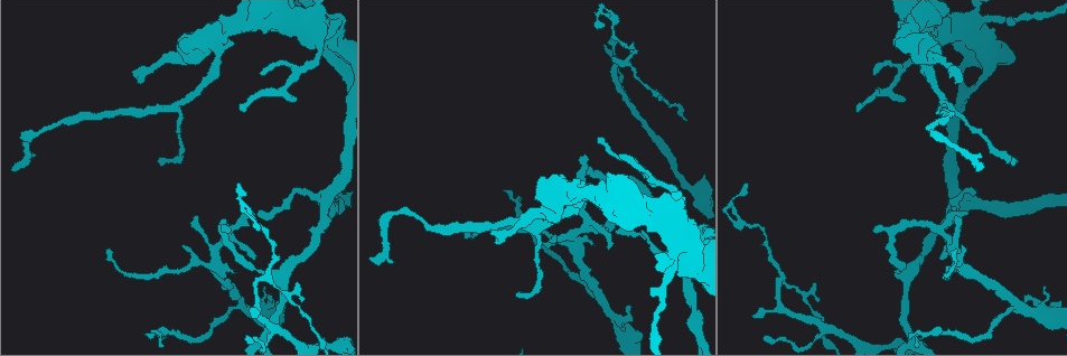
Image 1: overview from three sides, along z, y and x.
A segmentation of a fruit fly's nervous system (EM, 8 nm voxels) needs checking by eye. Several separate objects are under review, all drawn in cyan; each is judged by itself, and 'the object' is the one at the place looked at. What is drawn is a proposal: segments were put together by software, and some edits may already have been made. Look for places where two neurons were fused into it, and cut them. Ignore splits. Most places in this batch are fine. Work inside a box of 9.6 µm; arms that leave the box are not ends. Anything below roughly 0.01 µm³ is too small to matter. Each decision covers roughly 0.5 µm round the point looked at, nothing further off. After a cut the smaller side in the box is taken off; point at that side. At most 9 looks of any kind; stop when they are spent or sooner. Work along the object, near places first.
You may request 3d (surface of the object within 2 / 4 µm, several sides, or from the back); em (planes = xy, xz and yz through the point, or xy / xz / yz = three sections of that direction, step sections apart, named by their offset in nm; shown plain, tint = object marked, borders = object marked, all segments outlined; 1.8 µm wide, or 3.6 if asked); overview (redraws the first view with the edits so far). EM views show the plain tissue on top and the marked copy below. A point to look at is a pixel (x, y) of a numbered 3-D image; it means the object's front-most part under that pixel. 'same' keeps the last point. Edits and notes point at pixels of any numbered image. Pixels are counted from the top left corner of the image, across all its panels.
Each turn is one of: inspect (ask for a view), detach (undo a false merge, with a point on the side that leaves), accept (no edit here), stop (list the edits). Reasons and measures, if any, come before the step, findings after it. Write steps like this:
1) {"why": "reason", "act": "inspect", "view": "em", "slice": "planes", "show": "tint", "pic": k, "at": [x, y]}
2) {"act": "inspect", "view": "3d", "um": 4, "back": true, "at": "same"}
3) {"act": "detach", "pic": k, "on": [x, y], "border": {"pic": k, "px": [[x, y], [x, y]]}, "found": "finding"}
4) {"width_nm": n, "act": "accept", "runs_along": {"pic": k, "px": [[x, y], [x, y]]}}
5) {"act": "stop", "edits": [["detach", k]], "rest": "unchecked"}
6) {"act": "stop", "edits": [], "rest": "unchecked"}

{"why": "sharp bend", "act": "inspect", "view": "em", "um": 3.6, "slice": "xy", "step": 16, "show": "borders", "pic": 1, "at": [1017, 304]}

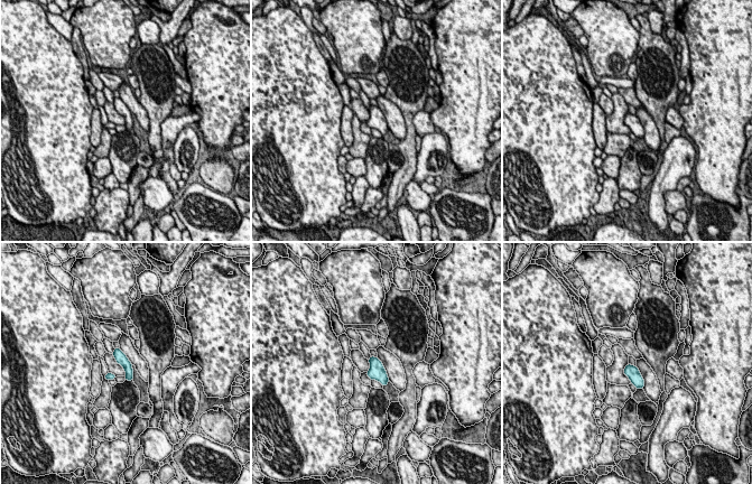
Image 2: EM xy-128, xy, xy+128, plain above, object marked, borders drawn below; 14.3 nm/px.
{"act": "accept", "runs_along": {"pic": 2, "px": [[117, 351], [128, 366], [130, 377]]}, "found": "one neuron here"}

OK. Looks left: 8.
{"act": "inspect", "view": "3d", "um": 2, "pic": 1, "at": [213, 265]}

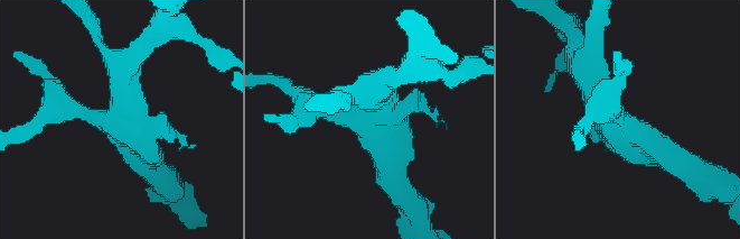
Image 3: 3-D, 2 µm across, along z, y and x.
{"act": "inspect", "view": "em", "slice": "xz", "step": 8, "show": "tint", "pic": 3, "at": [376, 110]}

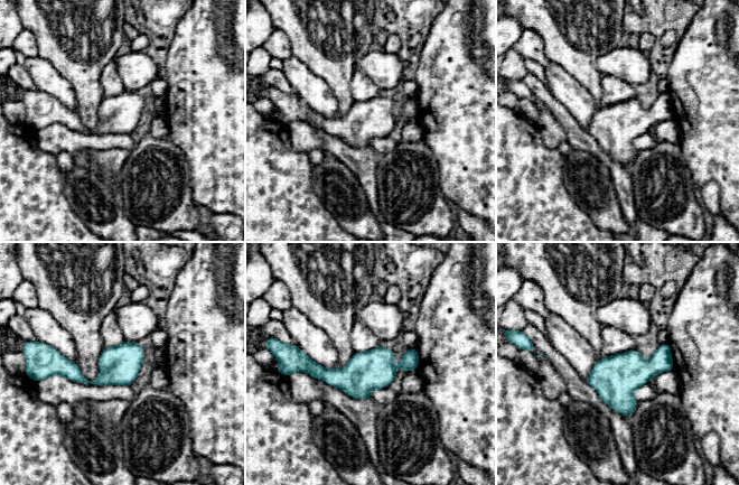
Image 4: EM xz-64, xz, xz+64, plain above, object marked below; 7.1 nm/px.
{"act": "inspect", "view": "em", "slice": "planes", "show": "tint", "at": "same"}

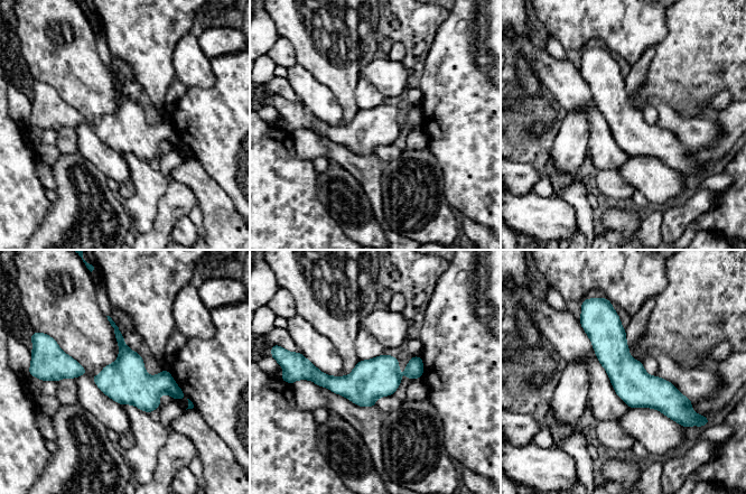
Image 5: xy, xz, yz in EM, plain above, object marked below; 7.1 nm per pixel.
{"width_nm": 260, "act": "accept", "runs_along": {"pic": 5, "px": [[609, 310], [612, 352], [678, 418]]}, "found": "continuous, no second neuron"}

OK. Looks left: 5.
{"act": "inspect", "view": "3d", "um": 4, "pic": 1, "at": [677, 246]}

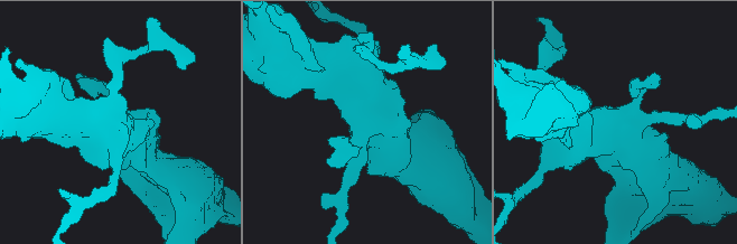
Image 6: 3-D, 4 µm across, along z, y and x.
{"why": "shape alone is not enough", "act": "inspect", "view": "em", "um": 3.6, "slice": "xy", "step": 4, "show": "tint", "pic": 6, "at": [366, 125]}

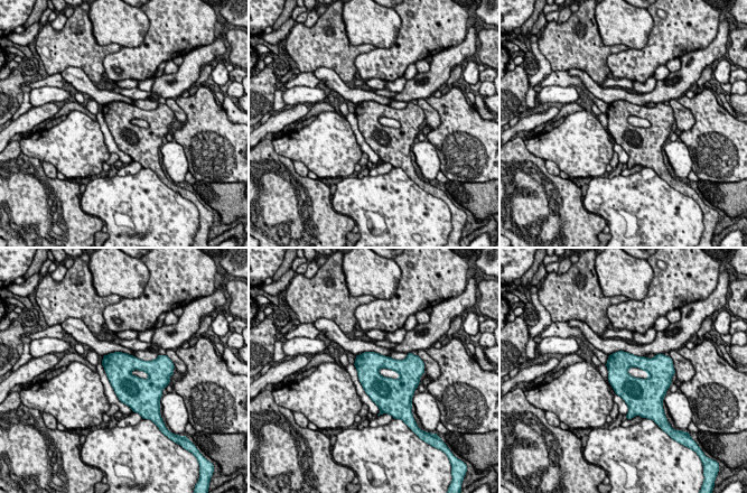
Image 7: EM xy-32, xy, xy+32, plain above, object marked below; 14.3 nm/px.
{"why": "another direction", "act": "inspect", "view": "em", "um": 3.6, "slice": "planes", "show": "borders", "at": "same"}

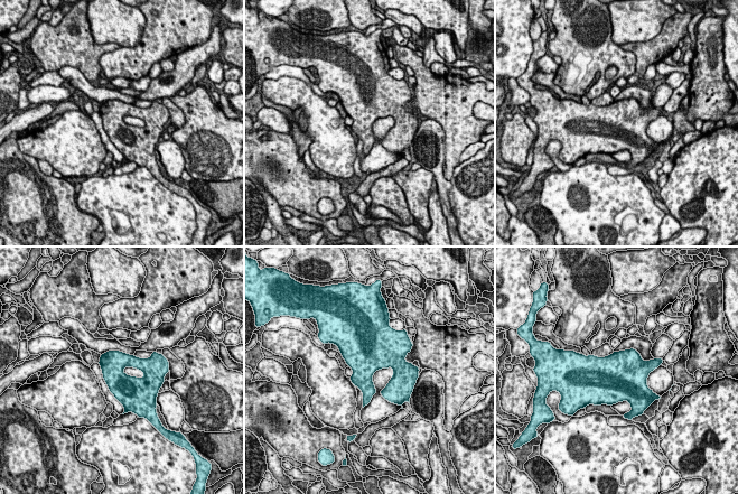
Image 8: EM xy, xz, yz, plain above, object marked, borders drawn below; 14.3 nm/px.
{"width_nm": 380, "act": "accept", "found": "one neuron here"}

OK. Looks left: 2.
{"why": "sharp bend", "act": "inspect", "view": "em", "slice": "planes", "show": "tint", "pic": 1, "at": [209, 41]}

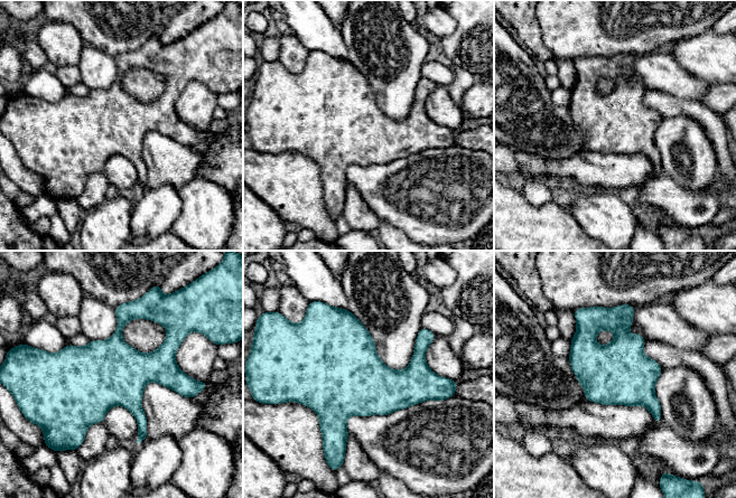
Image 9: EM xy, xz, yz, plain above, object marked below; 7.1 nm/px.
{"act": "accept", "found": "continuous, no second neuron"}

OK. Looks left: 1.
{"act": "stop", "edits": [], "rest": "unchecked"}

